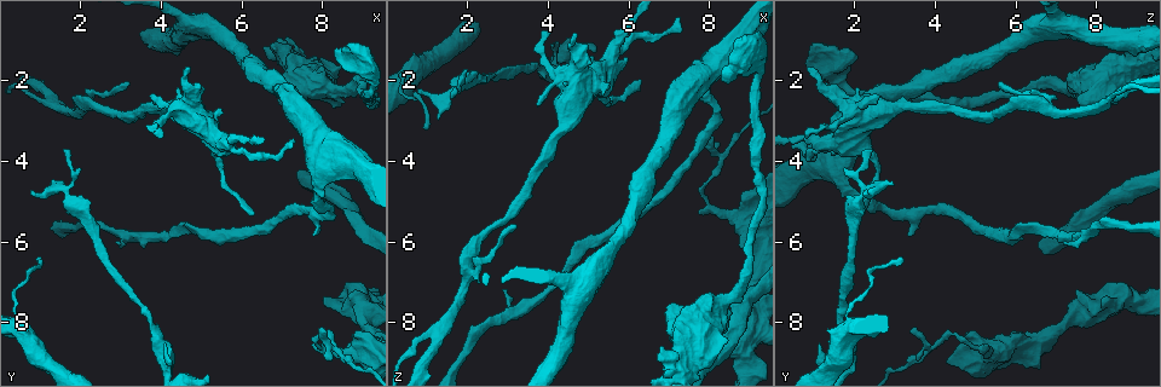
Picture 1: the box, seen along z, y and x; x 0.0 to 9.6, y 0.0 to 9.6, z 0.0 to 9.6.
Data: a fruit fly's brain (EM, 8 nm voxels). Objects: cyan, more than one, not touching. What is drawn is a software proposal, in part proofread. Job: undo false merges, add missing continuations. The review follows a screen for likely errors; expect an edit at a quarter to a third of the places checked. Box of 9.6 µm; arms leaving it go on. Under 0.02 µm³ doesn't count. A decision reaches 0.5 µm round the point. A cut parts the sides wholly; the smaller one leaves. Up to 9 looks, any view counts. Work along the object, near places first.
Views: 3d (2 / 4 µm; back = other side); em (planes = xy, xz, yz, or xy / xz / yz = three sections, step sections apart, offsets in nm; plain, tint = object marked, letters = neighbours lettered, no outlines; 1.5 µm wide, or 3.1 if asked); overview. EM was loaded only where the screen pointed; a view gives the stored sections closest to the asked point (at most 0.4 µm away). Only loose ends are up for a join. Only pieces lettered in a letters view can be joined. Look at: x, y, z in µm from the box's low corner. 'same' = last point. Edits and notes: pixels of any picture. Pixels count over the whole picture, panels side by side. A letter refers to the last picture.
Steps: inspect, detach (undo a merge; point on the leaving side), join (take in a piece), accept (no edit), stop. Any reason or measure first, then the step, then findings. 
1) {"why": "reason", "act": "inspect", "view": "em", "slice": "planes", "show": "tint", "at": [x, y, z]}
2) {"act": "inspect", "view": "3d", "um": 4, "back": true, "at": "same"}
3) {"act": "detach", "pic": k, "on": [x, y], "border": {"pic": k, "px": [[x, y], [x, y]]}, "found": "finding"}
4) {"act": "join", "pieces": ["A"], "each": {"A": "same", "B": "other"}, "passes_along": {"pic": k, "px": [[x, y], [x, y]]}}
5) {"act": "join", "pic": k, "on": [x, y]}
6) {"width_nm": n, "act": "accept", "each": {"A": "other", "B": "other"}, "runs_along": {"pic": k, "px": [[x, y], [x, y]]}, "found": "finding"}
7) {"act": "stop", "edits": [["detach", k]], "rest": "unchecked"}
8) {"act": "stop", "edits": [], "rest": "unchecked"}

{"why": "branch point", "act": "inspect", "view": "em", "slice": "planes", "show": "letters", "at": [5.70, 3.65, 1.10]}

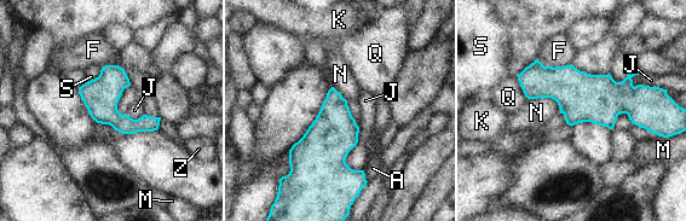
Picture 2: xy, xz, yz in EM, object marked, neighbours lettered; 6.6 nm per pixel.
{"act": "accept", "each": {"A": "other", "F": "other", "J": "other", "K": "other", "M": "other", "N": "other", "Q": "other", "S": "other", "Z": "other"}, "runs_along": {"pic": 2, "px": [[520, 77], [645, 104]]}, "found": "one cell here"}

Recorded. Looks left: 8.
{"why": "an open end", "act": "inspect", "view": "em", "slice": "planes", "show": "tint", "at": [3.95, 3.45, 0.80]}

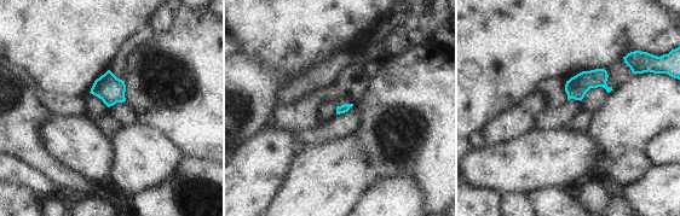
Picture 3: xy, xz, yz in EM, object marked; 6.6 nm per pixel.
{"why": "what lies round it", "act": "inspect", "view": "em", "slice": "planes", "show": "letters", "at": "same"}

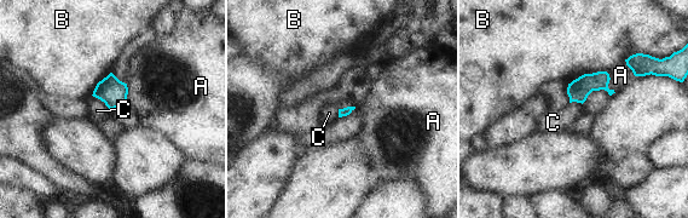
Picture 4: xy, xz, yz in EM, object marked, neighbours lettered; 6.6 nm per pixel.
{"act": "accept", "each": {"A": "other", "B": "other", "C": "other"}, "border": {"pic": 4, "px": [[92, 95], [110, 109]]}, "found": "no lettered piece goes on from it"}

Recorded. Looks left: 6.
{"why": "branch stops here", "act": "inspect", "view": "3d", "um": 2, "at": [7.70, 5.85, 3.45]}

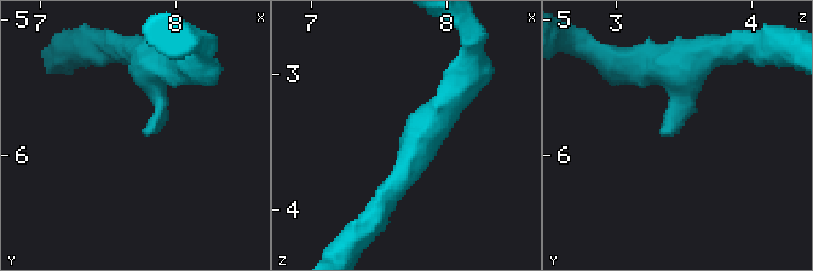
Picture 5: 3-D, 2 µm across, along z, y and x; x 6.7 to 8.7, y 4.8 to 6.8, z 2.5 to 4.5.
{"act": "inspect", "view": "em", "slice": "planes", "show": "plain", "at": [7.74, 5.84, 3.38]}

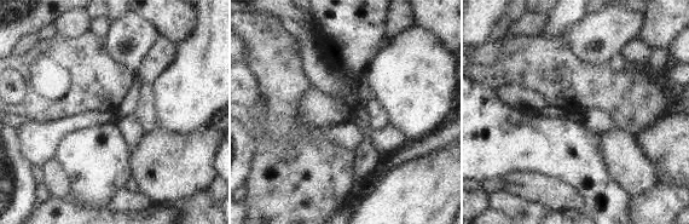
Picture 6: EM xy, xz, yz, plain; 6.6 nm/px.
{"act": "inspect", "view": "em", "slice": "planes", "show": "letters", "at": "same"}

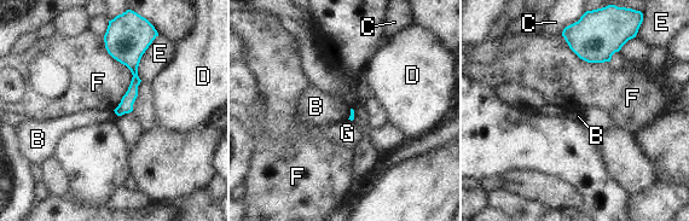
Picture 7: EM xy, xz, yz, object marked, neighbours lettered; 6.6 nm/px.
{"act": "accept", "each": {"B": "other", "C": "other", "D": "other", "E": "other", "F": "other", "G": "other"}, "border": {"pic": 7, "px": [[114, 110], [117, 116]]}, "found": "none of them fits"}

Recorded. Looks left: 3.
{"why": "stops while still wide", "act": "inspect", "view": "em", "slice": "planes", "show": "letters", "at": [8.45, 1.60, 8.45]}

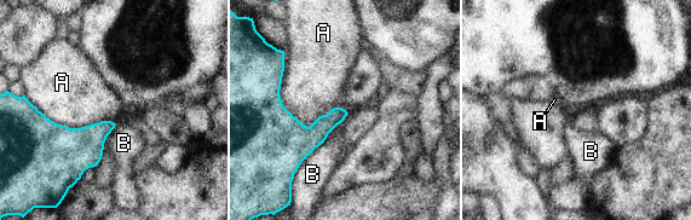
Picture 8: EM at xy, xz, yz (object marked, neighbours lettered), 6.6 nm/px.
{"act": "accept", "each": {"A": "other", "B": "other"}, "found": "none of them fits"}

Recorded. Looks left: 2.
{"act": "stop", "edits": [], "rest": "unchecked"}

